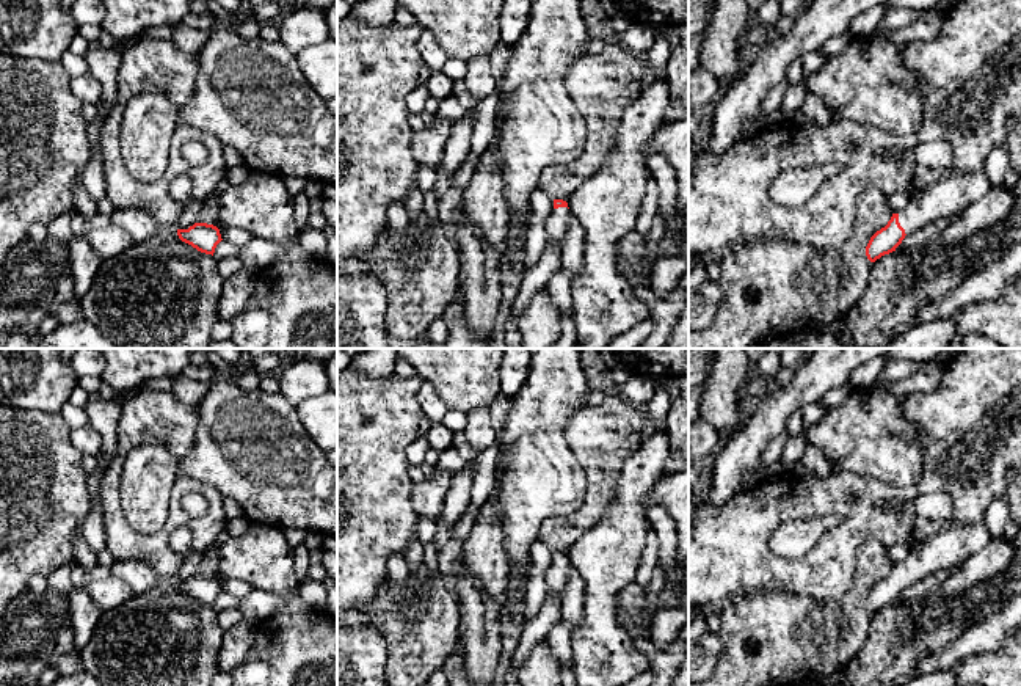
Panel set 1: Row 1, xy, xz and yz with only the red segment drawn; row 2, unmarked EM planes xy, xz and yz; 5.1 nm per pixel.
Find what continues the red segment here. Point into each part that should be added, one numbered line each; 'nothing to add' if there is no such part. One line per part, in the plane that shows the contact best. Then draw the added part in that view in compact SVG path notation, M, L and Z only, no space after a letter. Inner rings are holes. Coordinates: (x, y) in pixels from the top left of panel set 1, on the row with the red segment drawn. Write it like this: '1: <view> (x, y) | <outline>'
1: yz (954, 193) | M985 171L950 174L916 192L899 212L899 223L910 235L928 223L966 210L991 192Z

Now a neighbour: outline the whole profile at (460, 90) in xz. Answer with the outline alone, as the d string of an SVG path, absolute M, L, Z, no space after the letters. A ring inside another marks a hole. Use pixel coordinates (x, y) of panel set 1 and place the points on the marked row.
M456 82L453 86L453 96L458 99L458 102L461 104L461 107L464 110L474 110L478 104L478 100L471 94L471 91L467 89L467 86L461 82Z

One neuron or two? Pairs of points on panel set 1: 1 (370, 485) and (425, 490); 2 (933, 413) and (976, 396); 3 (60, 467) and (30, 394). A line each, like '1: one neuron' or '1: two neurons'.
1: two neurons
2: one neuron
3: two neurons

